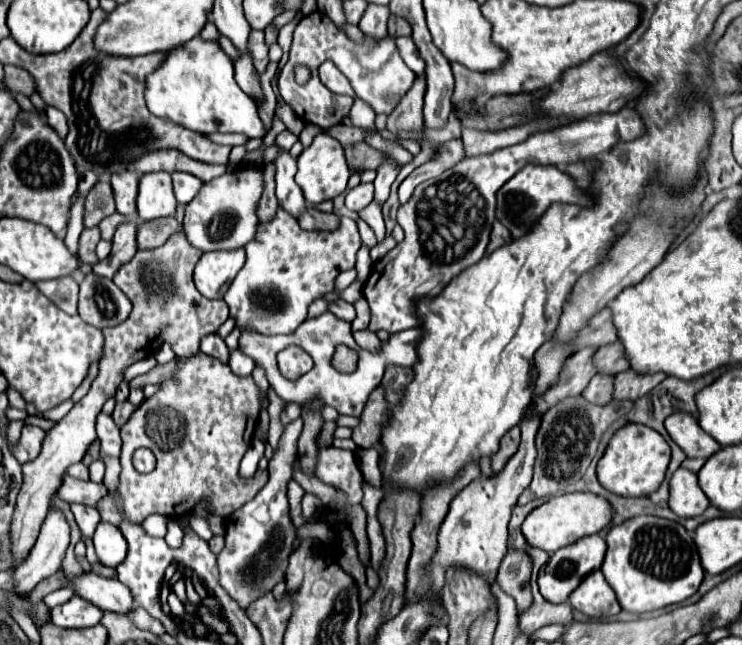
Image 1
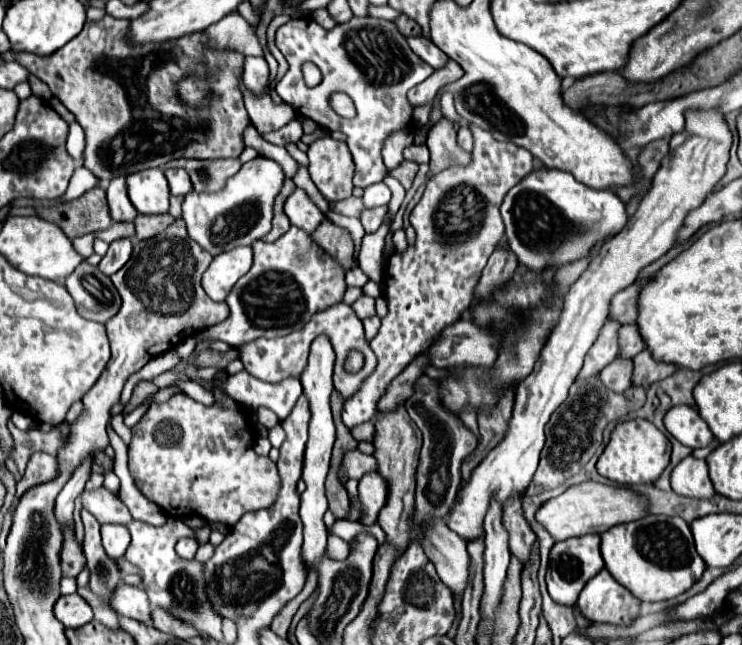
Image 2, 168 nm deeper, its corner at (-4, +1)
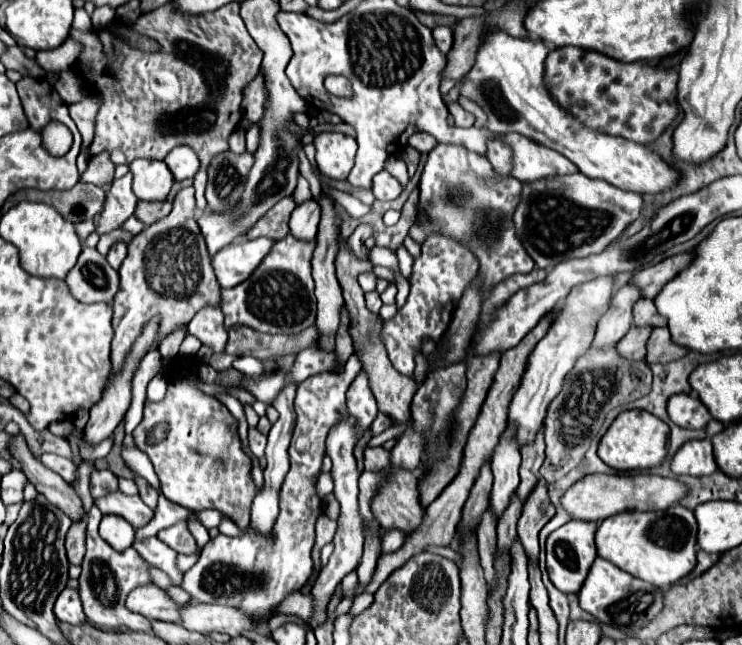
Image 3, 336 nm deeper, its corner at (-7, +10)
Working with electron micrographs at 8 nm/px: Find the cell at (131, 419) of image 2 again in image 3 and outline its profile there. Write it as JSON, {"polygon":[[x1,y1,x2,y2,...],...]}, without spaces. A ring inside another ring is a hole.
{"polygon":[[163,373,156,375,148,384,146,391,146,399,152,402,160,401,164,398,168,379]]}

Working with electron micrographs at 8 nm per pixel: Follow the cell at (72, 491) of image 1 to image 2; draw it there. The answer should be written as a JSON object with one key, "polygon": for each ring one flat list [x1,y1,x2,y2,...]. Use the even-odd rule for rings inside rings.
{"polygon":[[106,488,102,490,94,490,94,492,82,492,82,504,84,508,100,522,100,524,130,524,132,522,132,514,128,512,126,504,114,496,112,492,108,492]]}

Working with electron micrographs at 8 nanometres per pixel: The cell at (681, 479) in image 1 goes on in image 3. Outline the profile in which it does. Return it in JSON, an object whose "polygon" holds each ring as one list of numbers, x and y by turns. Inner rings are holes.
{"polygon":[[709,439,687,441,671,459,671,471,675,475,693,475,705,477,717,471,717,463,713,459,713,447]]}

